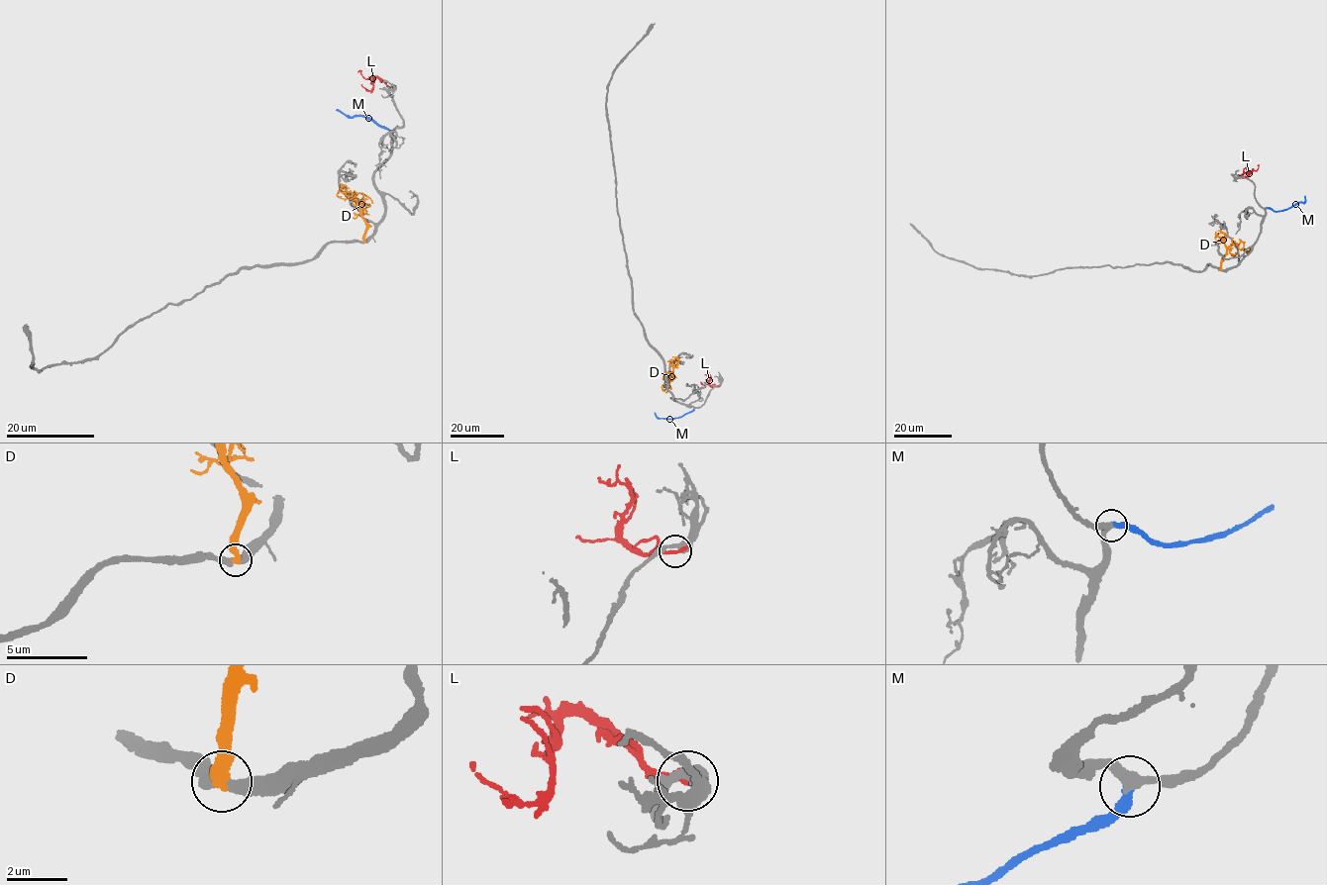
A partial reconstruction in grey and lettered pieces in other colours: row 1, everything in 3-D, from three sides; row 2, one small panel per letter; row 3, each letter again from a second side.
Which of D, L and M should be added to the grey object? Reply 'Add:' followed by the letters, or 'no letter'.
Add: M

